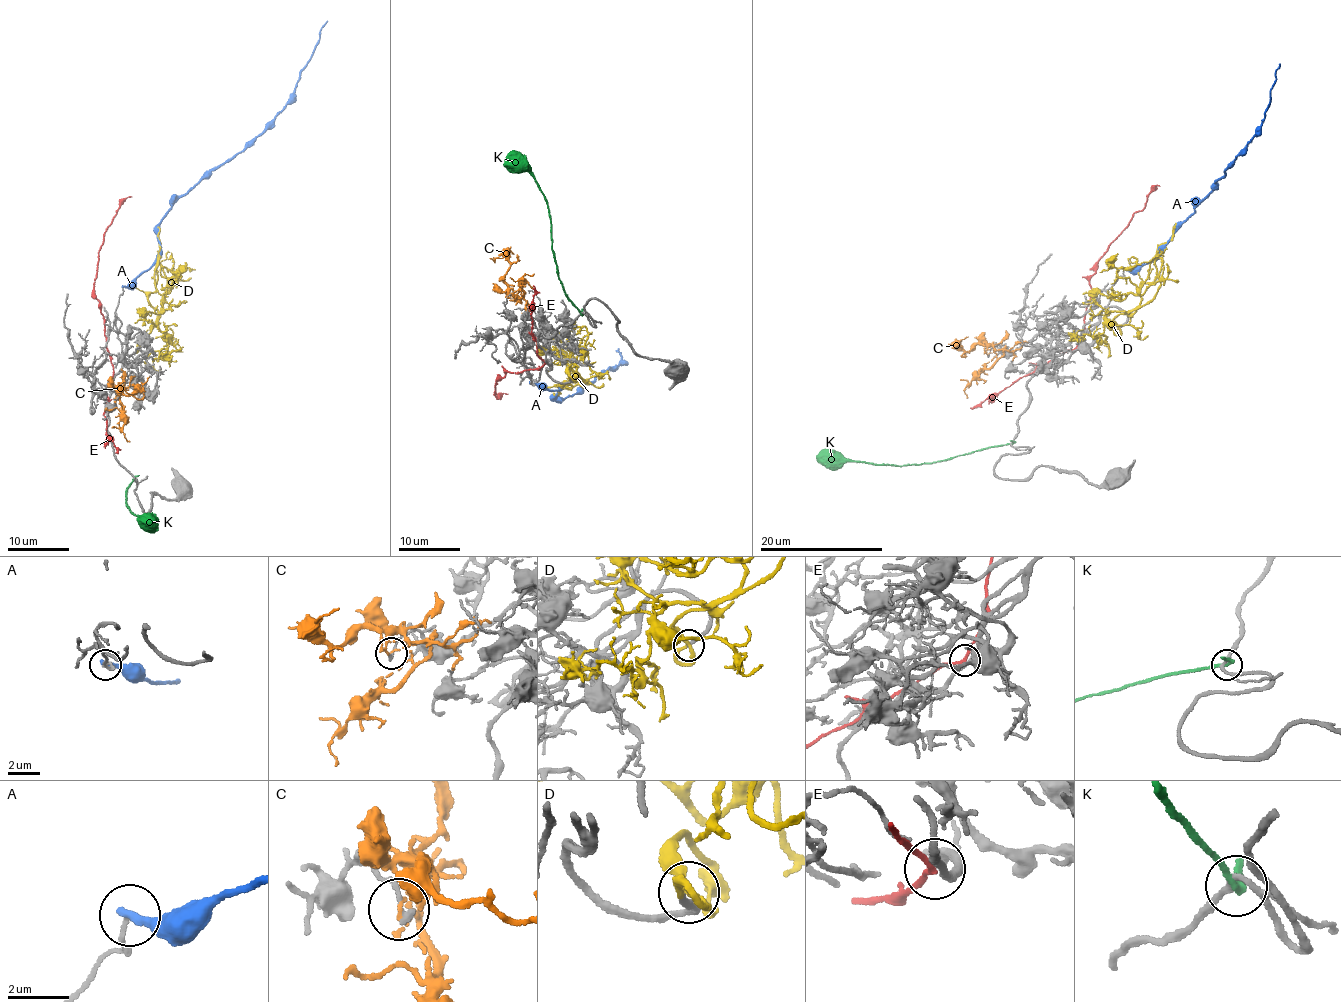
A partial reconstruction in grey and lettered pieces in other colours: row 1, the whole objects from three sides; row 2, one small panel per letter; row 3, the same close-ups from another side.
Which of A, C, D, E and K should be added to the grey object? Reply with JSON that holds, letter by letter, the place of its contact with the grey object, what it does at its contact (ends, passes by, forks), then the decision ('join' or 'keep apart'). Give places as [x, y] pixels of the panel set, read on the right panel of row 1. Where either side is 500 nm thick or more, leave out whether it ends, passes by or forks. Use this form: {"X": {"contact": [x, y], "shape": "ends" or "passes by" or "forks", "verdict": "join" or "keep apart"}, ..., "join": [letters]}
{"A": {"contact": [1124, 268], "shape": "ends", "verdict": "keep apart"}, "C": {"contact": [988, 354], "shape": "ends", "verdict": "keep apart"}, "D": {"contact": [1119, 328], "shape": "passes by", "verdict": "join"}, "E": {"contact": [1076, 348], "shape": "passes by", "verdict": "keep apart"}, "K": {"contact": [1012, 443], "shape": "passes by", "verdict": "keep apart"}, "join": ["D"]}

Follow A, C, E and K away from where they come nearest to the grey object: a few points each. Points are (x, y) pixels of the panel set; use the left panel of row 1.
A: (122, 286), (134, 285), (148, 271), (159, 251), (161, 223), (176, 201), (267, 131), (294, 91), (327, 21)
C: (116, 397), (117, 387), (122, 389), (124, 394), (132, 395), (149, 376)
E: (113, 376), (101, 307), (94, 288), (100, 248), (108, 227), (126, 198), (132, 197)
K: (133, 479), (128, 488), (127, 506), (132, 513), (157, 519), (146, 525), (143, 521)

